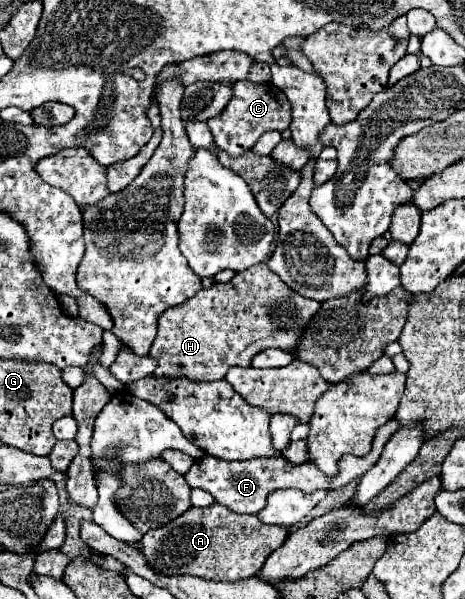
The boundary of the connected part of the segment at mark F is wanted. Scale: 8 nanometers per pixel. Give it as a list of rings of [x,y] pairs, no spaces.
[[[393,419],[383,425],[383,429],[379,429],[379,433],[375,435],[375,445],[371,449],[371,453],[367,457],[355,457],[355,455],[343,455],[337,463],[339,473],[333,477],[327,477],[315,463],[301,463],[301,465],[293,465],[291,461],[287,461],[285,457],[261,457],[261,459],[249,459],[249,461],[223,461],[211,455],[203,455],[199,461],[193,463],[193,467],[185,473],[185,479],[191,487],[203,489],[207,493],[211,493],[215,497],[215,501],[219,505],[225,505],[227,509],[235,511],[235,513],[259,513],[265,505],[267,505],[267,497],[277,491],[277,489],[299,489],[303,493],[313,493],[317,489],[341,489],[347,483],[363,477],[363,473],[367,473],[377,461],[379,455],[385,447],[385,443],[389,441],[389,437],[393,435],[393,431],[399,429],[399,423],[395,423]]]

